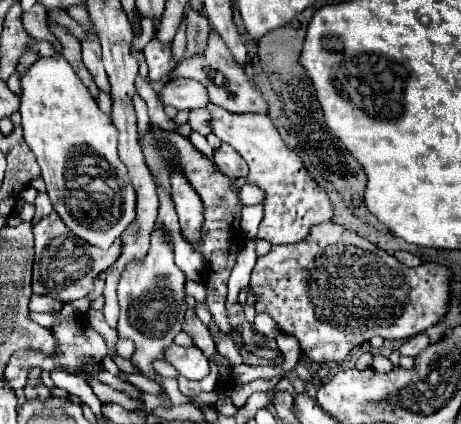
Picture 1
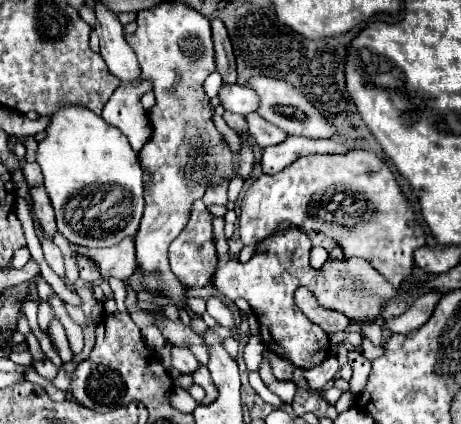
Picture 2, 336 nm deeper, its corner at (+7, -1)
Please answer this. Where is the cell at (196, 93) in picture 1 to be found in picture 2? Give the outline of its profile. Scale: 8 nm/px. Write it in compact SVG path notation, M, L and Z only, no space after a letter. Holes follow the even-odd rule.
M224 84L218 98L222 100L224 110L230 110L242 116L256 112L260 106L258 94L250 86L240 86L240 84Z

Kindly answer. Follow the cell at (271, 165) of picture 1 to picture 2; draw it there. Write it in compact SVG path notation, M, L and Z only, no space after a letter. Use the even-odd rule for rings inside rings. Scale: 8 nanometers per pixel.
M352 150L342 156L306 156L278 174L258 178L248 188L240 206L240 240L244 244L258 244L284 220L304 232L314 230L326 234L342 248L346 260L352 256L368 260L394 288L404 288L408 284L414 268L414 250L426 244L426 232L414 208L408 204L408 198L402 194L394 172L380 156L366 150Z

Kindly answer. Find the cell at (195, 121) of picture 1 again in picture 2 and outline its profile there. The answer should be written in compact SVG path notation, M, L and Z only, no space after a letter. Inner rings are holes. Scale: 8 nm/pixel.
M248 114L246 116L246 120L248 120L248 134L252 136L252 140L258 144L258 146L262 146L262 148L266 148L266 146L276 146L276 144L280 144L280 142L284 142L286 138L288 138L288 134L284 132L284 130L280 130L278 126L274 126L274 124L270 124L268 120L264 120L260 114Z

